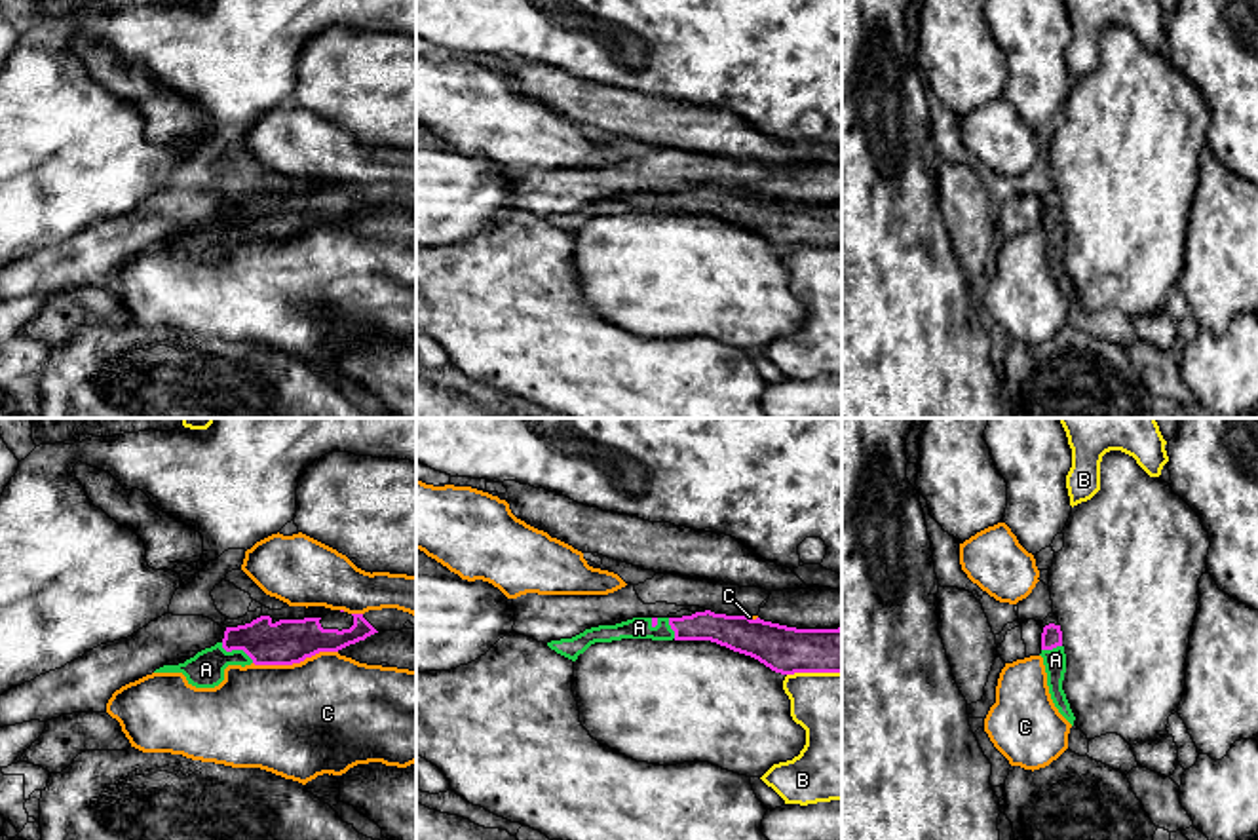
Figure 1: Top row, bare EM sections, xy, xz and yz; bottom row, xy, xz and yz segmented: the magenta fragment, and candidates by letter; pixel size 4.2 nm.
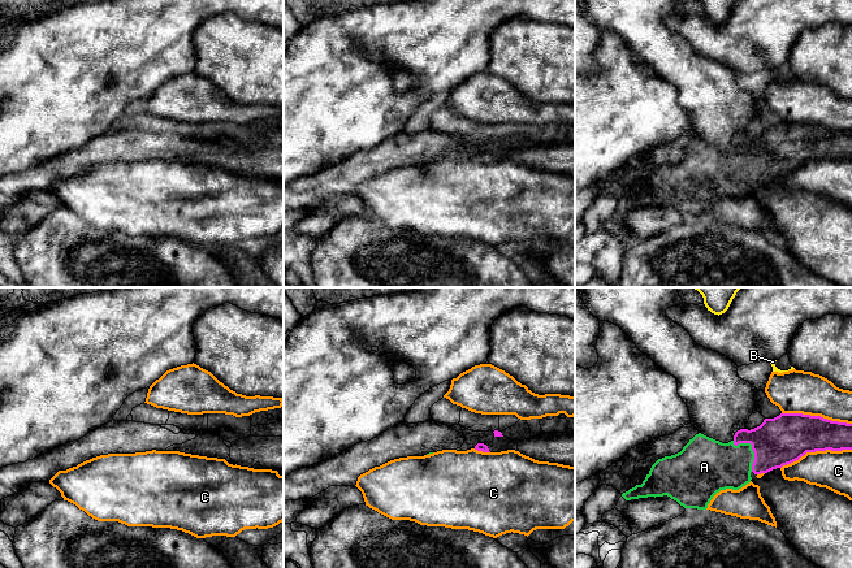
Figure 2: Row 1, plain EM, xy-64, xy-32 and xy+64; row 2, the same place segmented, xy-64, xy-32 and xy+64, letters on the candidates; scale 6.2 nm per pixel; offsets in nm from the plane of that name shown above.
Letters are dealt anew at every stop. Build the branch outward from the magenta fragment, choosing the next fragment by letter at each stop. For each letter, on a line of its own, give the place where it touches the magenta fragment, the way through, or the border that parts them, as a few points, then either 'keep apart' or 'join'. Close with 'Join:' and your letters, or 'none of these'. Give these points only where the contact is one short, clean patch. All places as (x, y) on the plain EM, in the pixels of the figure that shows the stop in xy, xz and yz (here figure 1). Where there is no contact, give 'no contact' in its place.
A: contact xy (236, 223); way xy (287, 215), (247, 217), (236, 223), (221, 229), (206, 244); join
B: contact xz (814, 246); keep apart
C: contact xy (295, 236); keep apart
Join: A

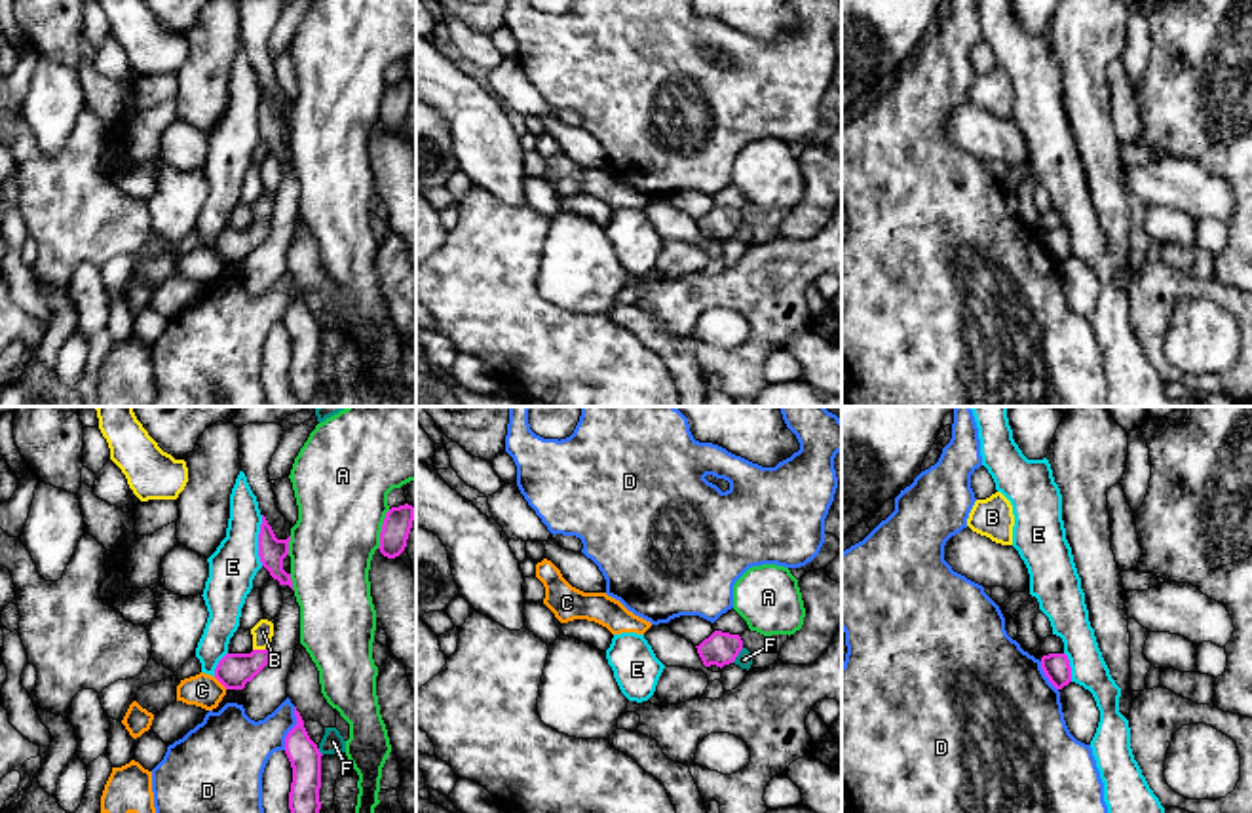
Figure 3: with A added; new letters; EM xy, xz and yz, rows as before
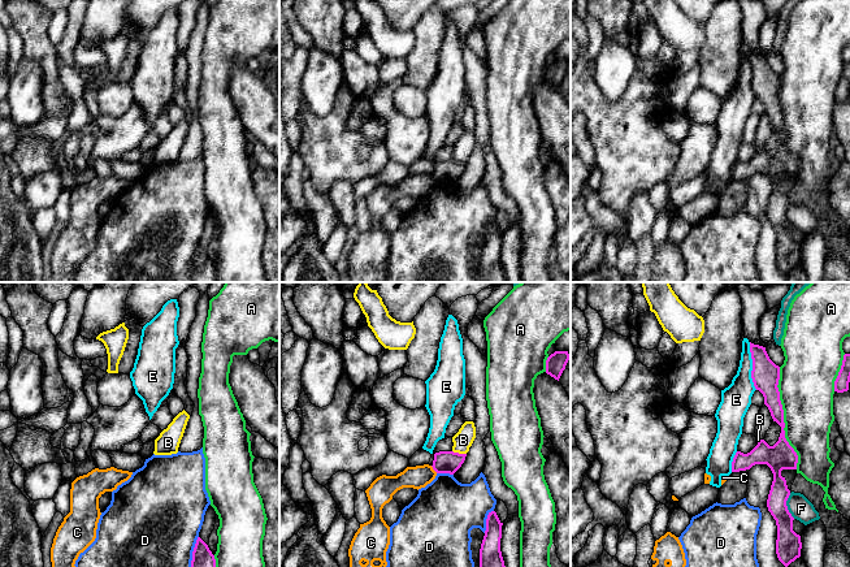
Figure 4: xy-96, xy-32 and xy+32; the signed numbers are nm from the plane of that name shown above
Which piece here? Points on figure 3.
A: contact xy (382, 103); keep apart
B: contact xy (261, 225); keep apart
C: contact xy (221, 257); border xy (213, 251), (227, 263); keep apart
D: contact xy (293, 302); keep apart
E: contact xy (259, 114); keep apart
F: contact xz (738, 228); keep apart
Join: none of these

